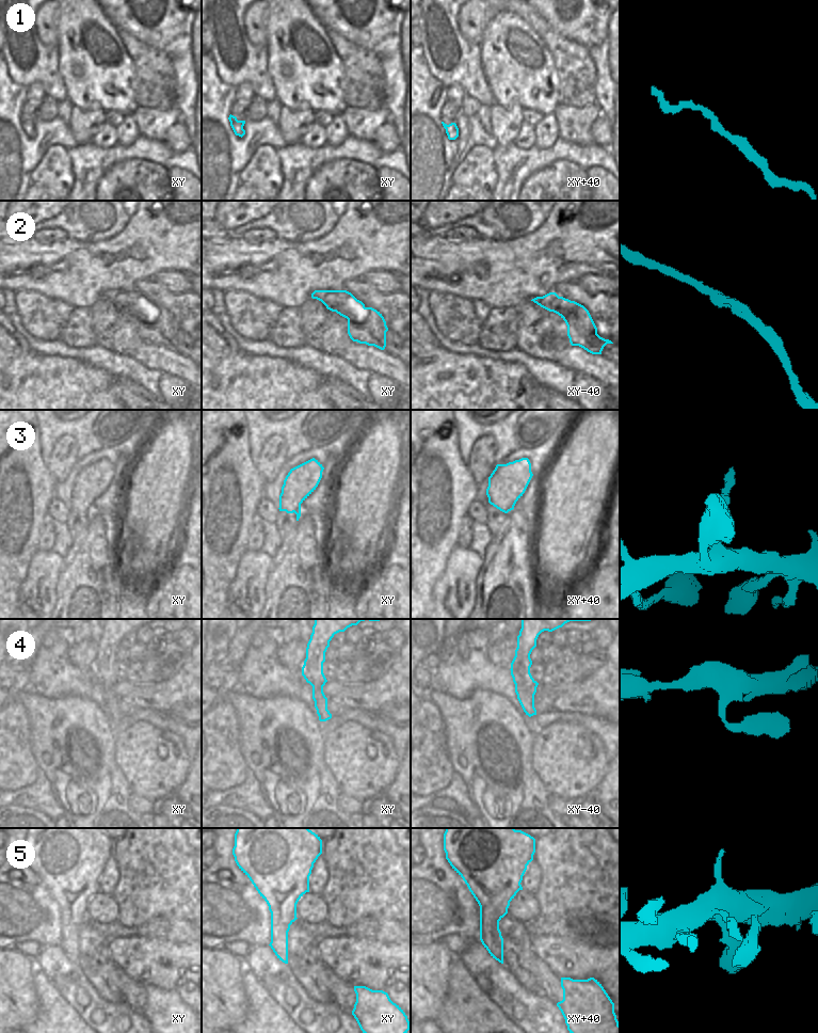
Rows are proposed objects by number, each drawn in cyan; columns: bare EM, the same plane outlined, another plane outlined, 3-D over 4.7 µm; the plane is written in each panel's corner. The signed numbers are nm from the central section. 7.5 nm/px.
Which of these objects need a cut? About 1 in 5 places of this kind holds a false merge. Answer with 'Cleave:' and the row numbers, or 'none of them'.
Cleave: 3

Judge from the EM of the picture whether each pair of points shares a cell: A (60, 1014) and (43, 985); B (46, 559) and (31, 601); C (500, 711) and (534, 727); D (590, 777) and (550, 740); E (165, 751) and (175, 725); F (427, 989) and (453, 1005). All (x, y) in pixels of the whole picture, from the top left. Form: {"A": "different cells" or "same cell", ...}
{"A": "same cell", "B": "same cell", "C": "different cells", "D": "same cell", "E": "different cells", "F": "different cells"}

